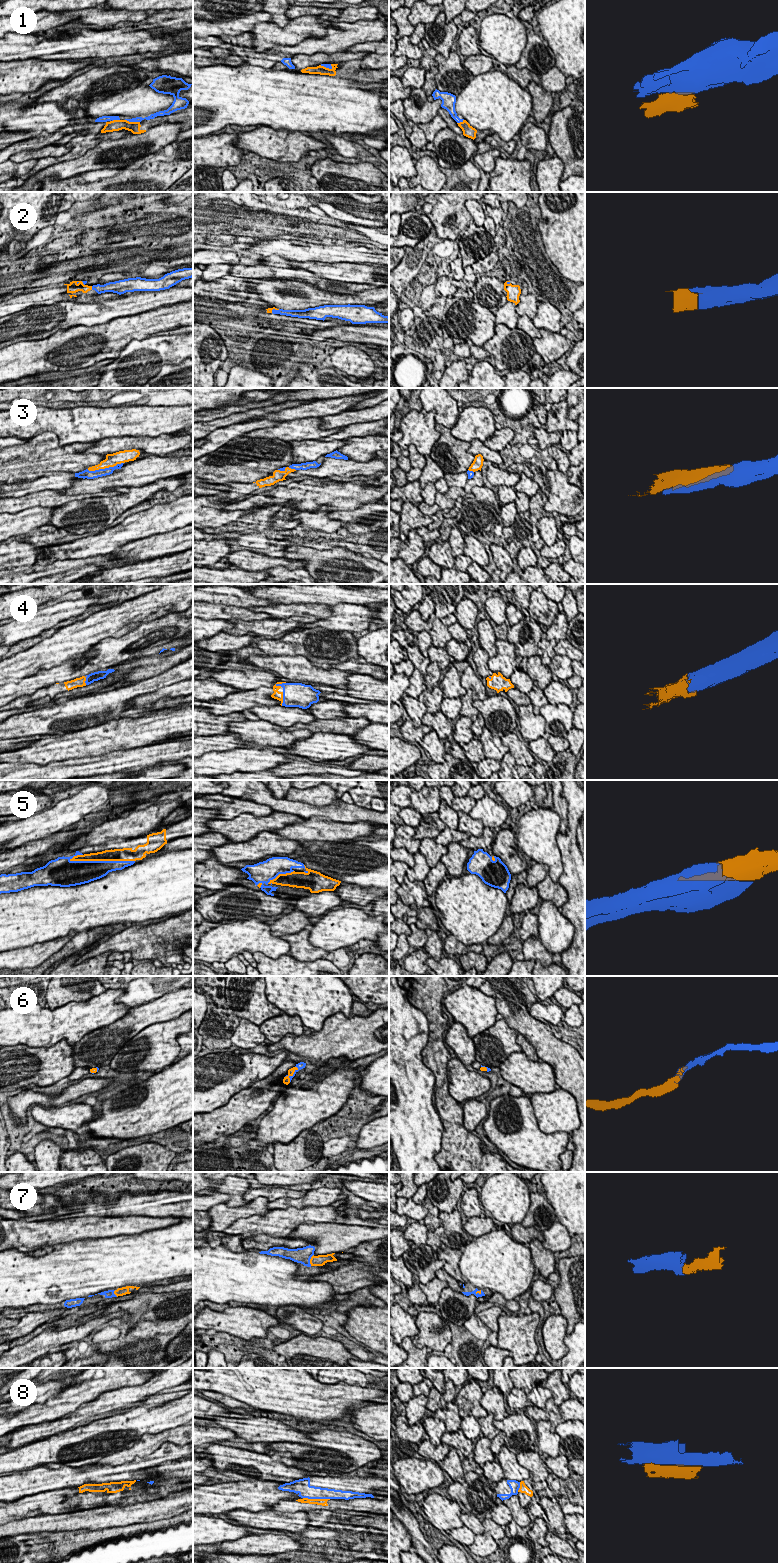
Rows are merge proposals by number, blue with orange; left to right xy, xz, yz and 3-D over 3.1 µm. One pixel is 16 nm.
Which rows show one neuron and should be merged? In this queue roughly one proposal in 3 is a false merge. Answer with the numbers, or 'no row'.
2, 3, 4, 5, 6, 7

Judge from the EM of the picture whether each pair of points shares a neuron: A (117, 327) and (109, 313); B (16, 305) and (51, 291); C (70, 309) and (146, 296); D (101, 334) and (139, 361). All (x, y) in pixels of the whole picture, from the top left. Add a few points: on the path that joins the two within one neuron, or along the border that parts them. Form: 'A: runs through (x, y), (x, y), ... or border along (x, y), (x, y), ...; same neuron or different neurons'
A: border along (135, 314), (115, 317), (106, 322), (90, 326); different neurons
B: runs through (25, 300), (42, 295); same neuron
C: runs through (89, 311), (106, 311), (127, 306); same neuron
D: border along (144, 339), (132, 339), (114, 359); different neurons

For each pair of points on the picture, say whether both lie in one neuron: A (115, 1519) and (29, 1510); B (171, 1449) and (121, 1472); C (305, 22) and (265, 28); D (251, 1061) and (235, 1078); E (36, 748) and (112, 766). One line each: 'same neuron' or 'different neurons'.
A: different neurons
B: same neuron
C: same neuron
D: same neuron
E: different neurons

